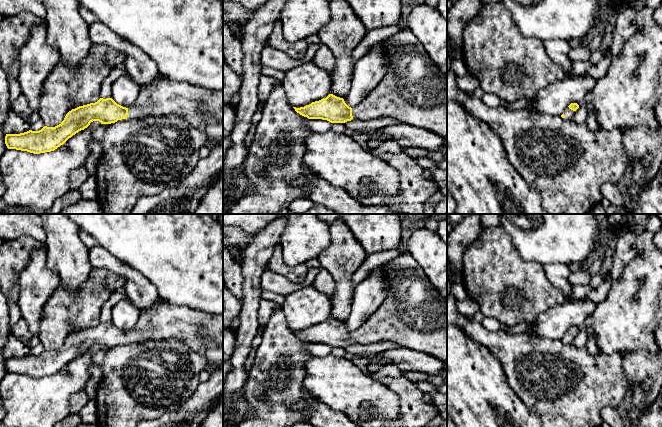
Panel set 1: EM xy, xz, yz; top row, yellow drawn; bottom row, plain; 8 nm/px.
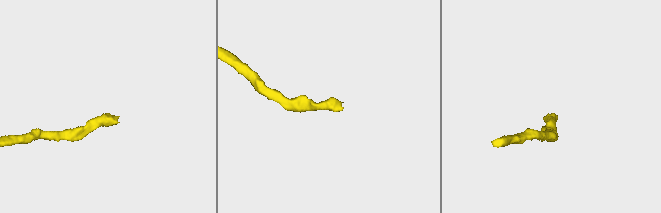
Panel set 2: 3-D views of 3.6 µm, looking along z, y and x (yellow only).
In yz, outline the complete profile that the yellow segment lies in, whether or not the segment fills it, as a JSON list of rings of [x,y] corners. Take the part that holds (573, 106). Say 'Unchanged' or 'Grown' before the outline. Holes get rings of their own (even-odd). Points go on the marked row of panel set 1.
Grown. [[[571,103],[561,115],[562,118],[571,119],[572,116],[575,114],[575,111],[579,108],[577,103]]]

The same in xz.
Grown. [[[405,25],[382,42],[388,59],[387,74],[357,106],[349,107],[343,98],[329,94],[295,111],[308,119],[322,119],[331,123],[356,120],[395,118],[402,123],[430,130],[447,140],[447,75],[435,65],[416,36]]]

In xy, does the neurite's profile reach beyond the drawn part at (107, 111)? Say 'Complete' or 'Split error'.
Split error

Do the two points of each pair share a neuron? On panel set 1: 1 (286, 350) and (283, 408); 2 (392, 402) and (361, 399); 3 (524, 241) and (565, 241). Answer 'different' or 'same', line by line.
1: same
2: same
3: same

